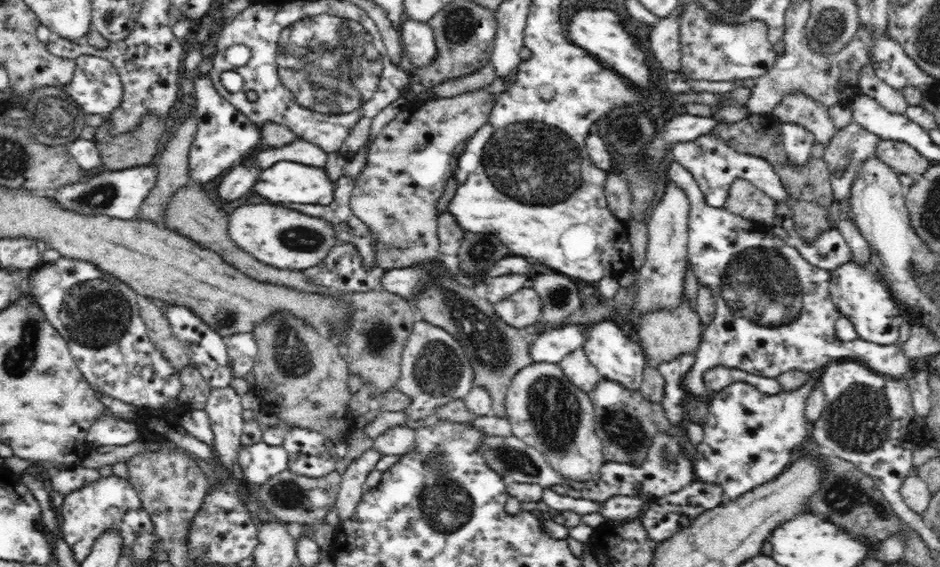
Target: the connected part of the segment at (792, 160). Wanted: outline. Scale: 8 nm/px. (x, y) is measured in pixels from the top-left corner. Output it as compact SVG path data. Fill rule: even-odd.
M781 123L781 134L789 164L794 167L808 164L811 157L811 148L815 142L813 133L800 125Z

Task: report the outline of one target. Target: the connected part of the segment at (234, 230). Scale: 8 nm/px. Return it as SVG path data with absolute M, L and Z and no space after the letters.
M270 204L242 205L229 216L229 239L261 263L279 269L304 271L320 264L338 239L332 224L322 218Z

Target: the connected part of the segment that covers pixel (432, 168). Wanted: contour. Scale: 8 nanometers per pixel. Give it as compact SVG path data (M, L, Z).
M487 87L455 97L438 97L432 101L405 106L374 140L369 140L368 147L364 145L360 148L366 148L367 164L355 179L350 209L372 232L373 245L376 246L376 266L384 270L404 268L439 256L436 206L453 174L454 148L470 139L480 127L486 126L495 102Z

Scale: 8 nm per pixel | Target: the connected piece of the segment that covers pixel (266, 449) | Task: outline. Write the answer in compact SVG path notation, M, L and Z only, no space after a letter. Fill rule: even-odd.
M264 442L252 446L240 446L238 472L250 484L262 485L275 474L287 470L287 455L283 446L269 446Z

